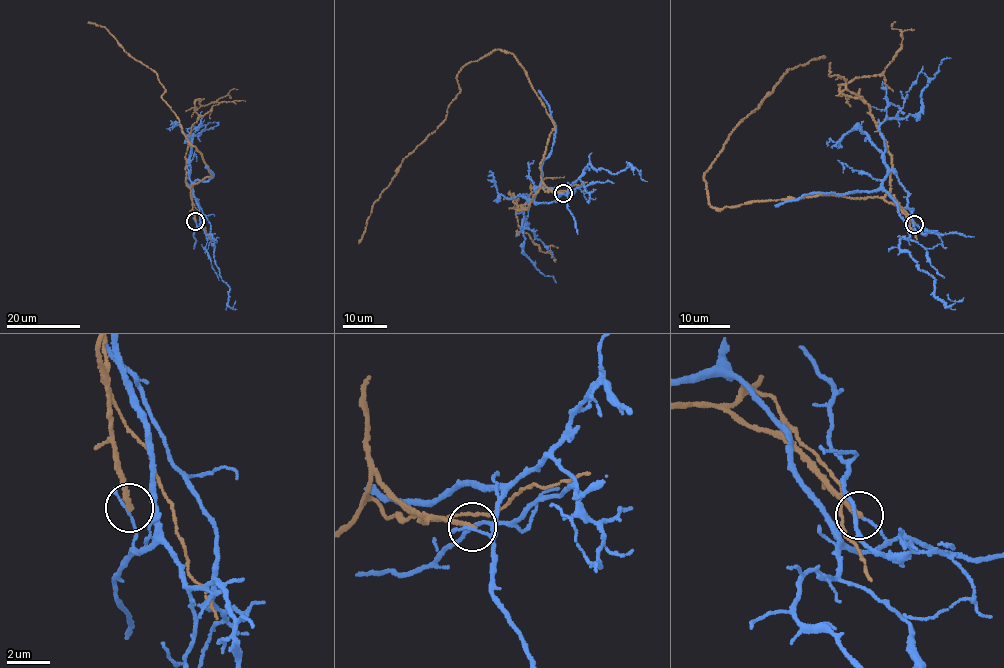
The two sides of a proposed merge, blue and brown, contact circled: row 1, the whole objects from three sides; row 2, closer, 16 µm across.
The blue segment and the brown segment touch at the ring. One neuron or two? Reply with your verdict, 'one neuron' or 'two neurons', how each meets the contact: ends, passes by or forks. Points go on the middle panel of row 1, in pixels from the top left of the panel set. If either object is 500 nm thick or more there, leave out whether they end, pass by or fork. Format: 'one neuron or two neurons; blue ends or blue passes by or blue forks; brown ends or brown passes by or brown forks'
two neurons; blue ends; brown ends

